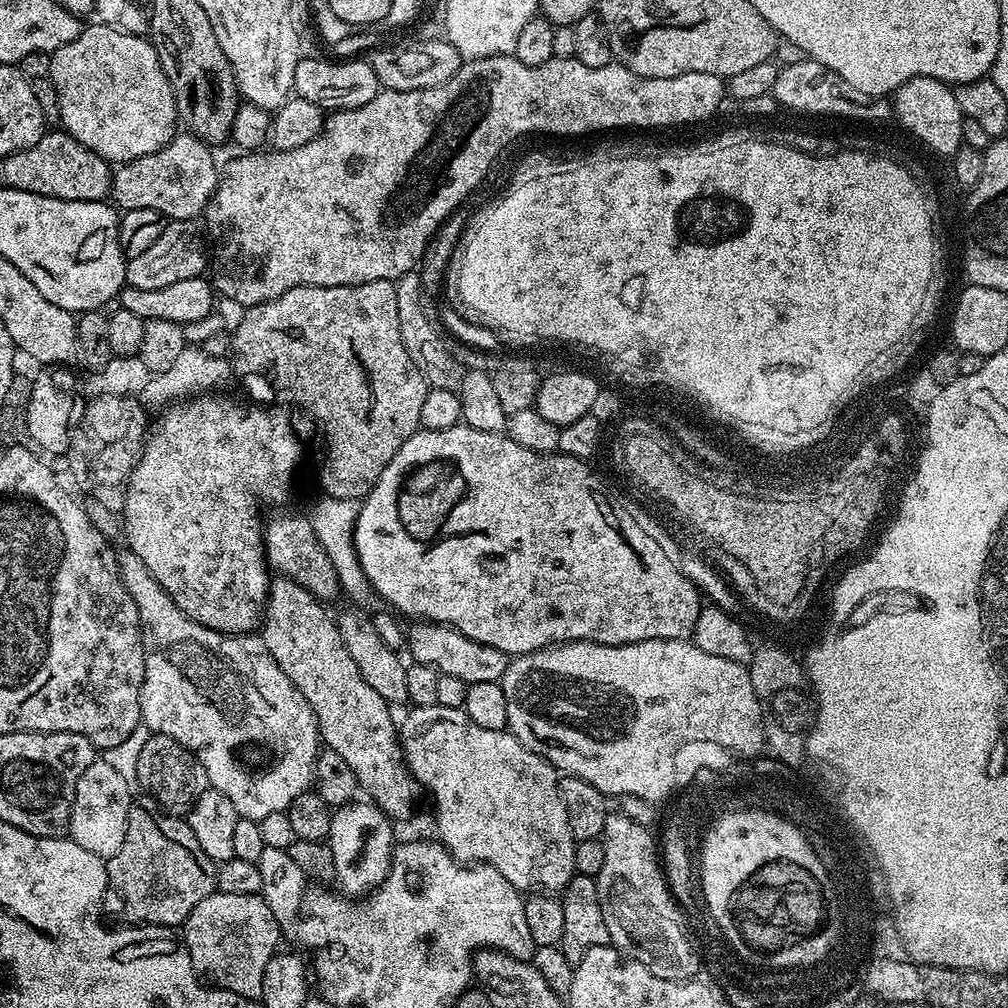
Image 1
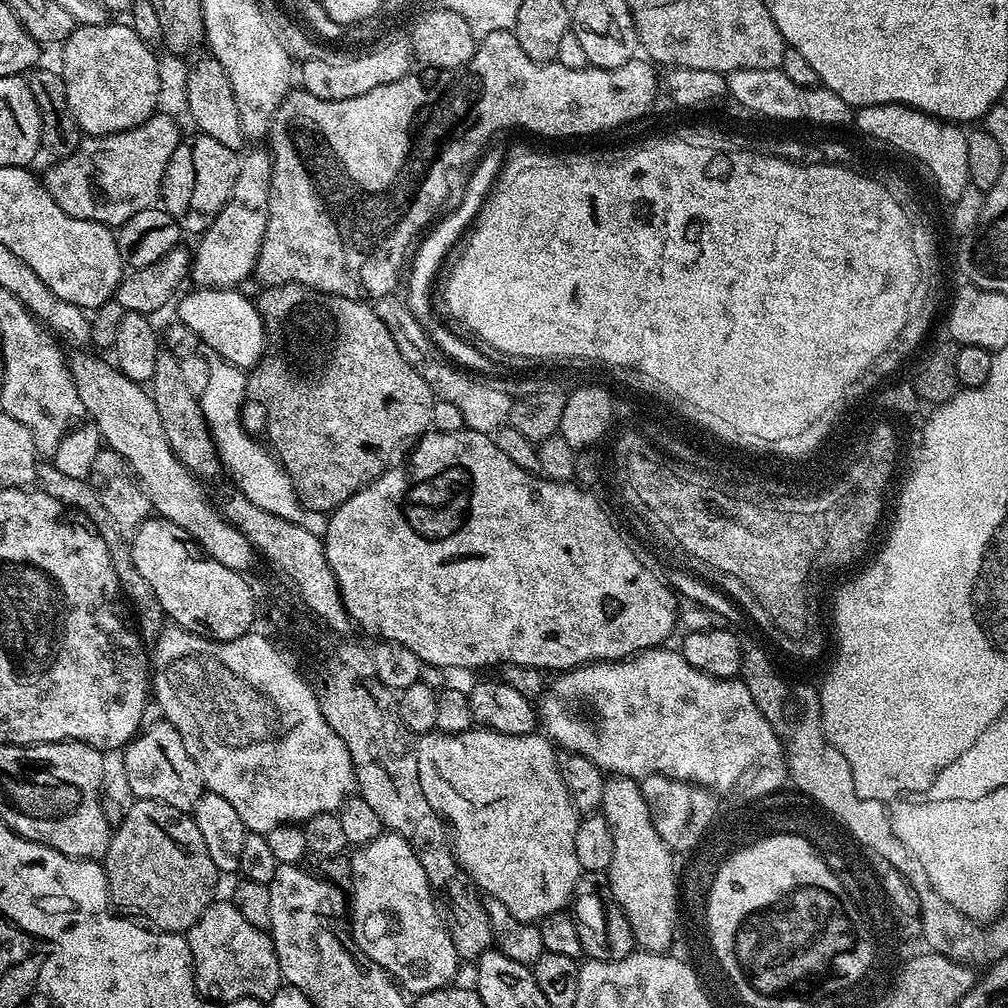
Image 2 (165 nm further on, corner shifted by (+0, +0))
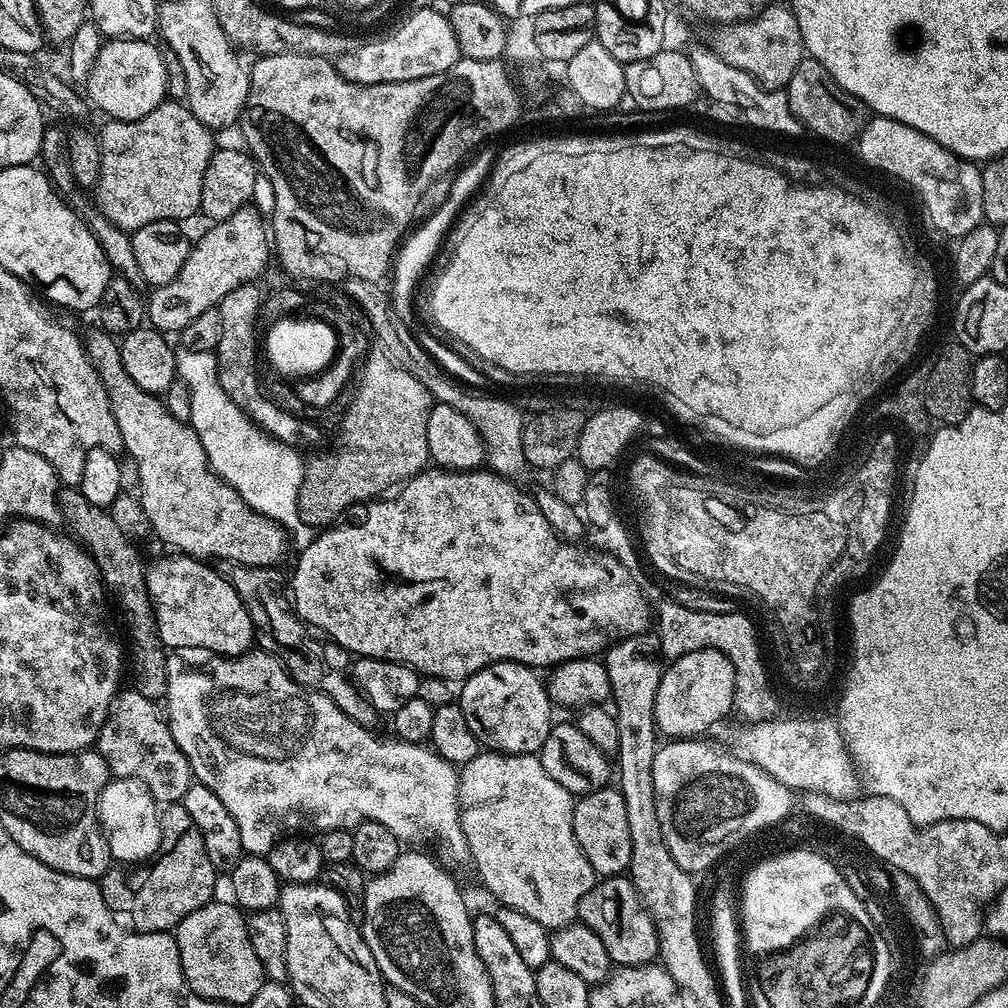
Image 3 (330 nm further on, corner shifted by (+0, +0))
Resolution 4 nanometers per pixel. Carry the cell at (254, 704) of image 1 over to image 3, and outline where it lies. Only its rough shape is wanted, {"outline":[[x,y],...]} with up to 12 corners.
{"outline":[[269,652],[169,663],[247,855],[382,822],[464,844],[460,777]]}

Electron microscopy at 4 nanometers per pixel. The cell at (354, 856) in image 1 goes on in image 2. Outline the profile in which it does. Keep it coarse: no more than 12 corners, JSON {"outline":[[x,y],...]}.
{"outline":[[417,849],[351,853],[350,939],[405,993],[462,967]]}

